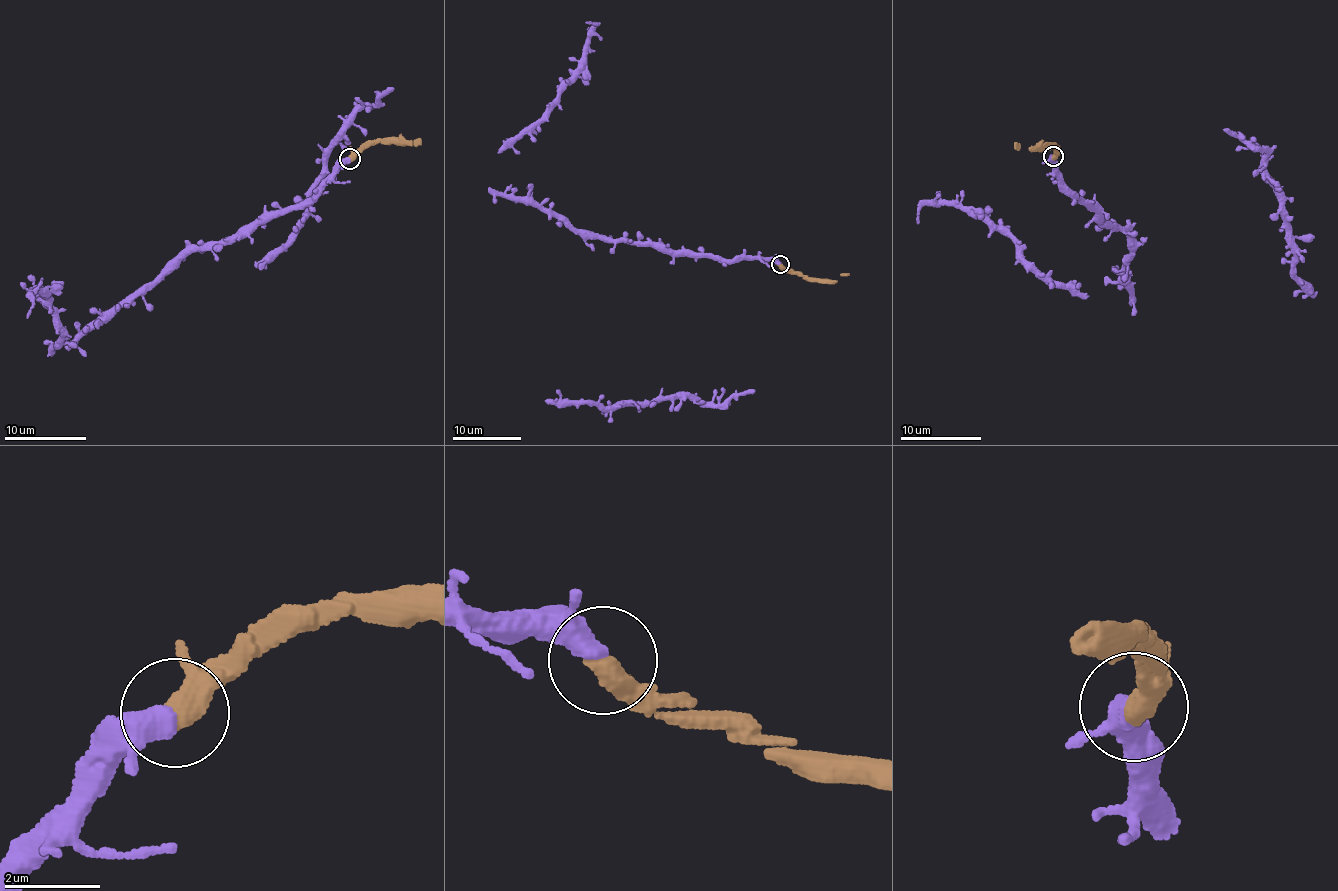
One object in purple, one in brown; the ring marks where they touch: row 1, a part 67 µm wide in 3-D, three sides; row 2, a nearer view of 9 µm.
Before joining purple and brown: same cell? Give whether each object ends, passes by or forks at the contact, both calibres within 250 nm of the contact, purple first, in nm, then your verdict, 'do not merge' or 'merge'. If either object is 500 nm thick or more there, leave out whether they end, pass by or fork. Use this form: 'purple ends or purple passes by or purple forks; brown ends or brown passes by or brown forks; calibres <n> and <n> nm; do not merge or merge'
purple ends; brown passes by; calibres 480 and 380 nm; merge

